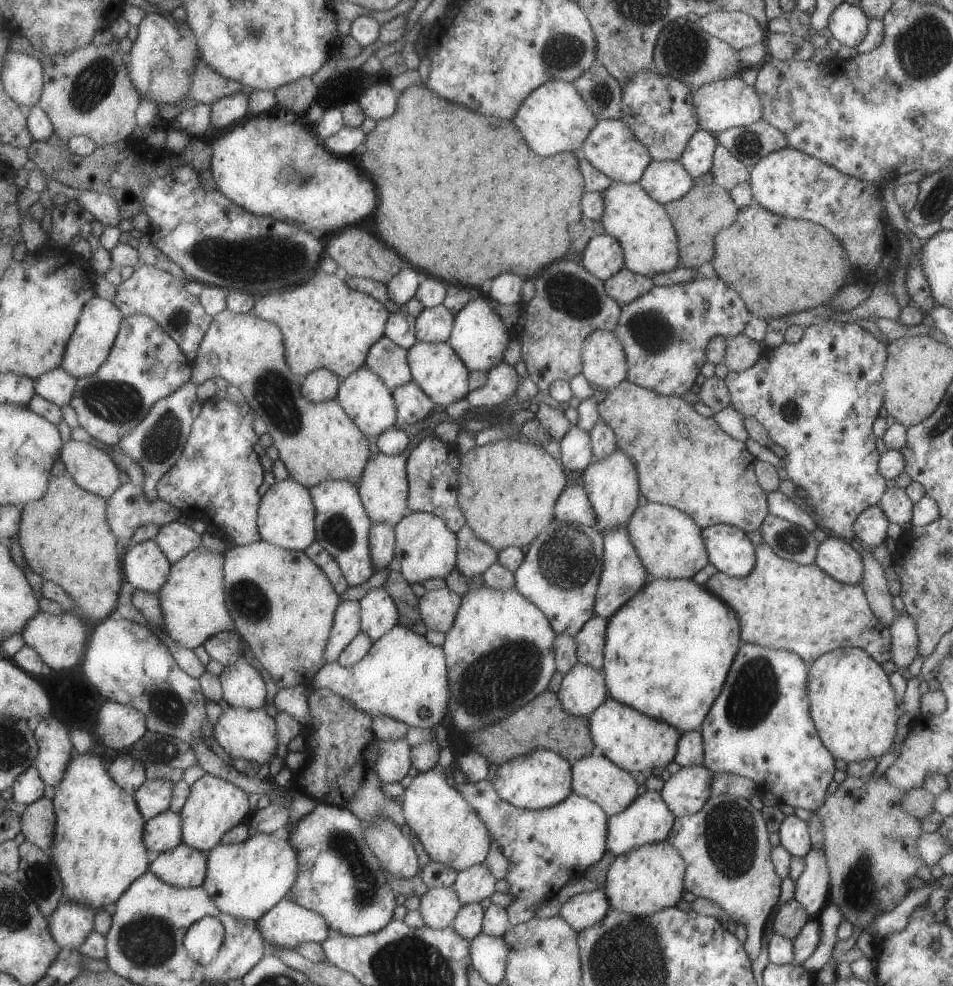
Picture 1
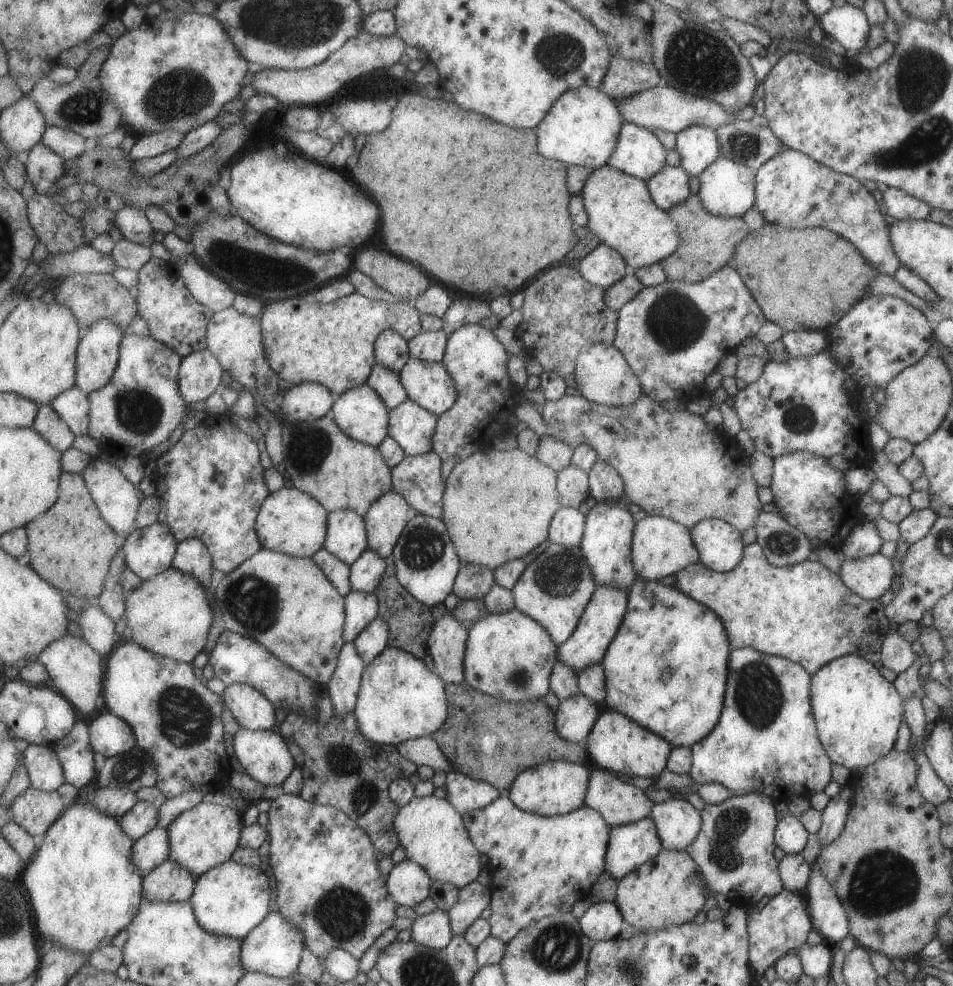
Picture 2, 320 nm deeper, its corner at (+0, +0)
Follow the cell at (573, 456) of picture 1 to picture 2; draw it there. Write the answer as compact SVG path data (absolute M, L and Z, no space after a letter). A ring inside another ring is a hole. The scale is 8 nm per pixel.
M567 465L556 474L556 489L561 507L579 508L589 495L587 473L575 465Z

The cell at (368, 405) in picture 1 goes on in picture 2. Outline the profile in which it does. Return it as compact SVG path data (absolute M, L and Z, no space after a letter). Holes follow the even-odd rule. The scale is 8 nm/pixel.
M365 382L335 398L331 417L345 436L377 447L387 435L388 408Z

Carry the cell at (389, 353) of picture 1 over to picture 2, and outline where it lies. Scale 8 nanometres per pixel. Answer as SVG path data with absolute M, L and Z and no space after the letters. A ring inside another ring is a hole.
M374 364L366 383L379 396L388 410L394 409L407 399L405 389L401 386L398 375L389 369L384 369L382 365Z

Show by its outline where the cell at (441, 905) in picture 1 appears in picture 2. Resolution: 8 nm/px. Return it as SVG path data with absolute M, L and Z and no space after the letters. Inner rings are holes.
M437 908L429 914L415 916L409 932L411 941L430 949L445 948L452 937L447 913Z

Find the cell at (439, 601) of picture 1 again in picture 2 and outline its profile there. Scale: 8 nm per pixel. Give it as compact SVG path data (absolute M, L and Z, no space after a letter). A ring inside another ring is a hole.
M447 612L432 624L426 640L436 675L449 684L464 682L463 661L468 630Z

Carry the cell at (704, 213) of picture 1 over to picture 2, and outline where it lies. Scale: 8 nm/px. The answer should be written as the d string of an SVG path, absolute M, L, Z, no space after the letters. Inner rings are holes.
M690 194L683 202L666 211L677 225L681 240L673 253L658 262L670 281L699 283L705 280L709 275L729 264L734 255L735 245L749 231L742 218L718 217L708 213L701 206L696 194Z

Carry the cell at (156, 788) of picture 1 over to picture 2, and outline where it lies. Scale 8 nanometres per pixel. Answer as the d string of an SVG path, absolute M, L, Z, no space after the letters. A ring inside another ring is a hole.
M138 802L123 818L123 830L134 840L139 840L159 824L159 809L148 802Z

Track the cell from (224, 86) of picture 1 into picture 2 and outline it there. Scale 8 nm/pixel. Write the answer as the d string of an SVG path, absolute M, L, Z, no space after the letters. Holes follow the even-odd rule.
M359 31L357 36L348 38L329 56L306 69L263 69L251 81L257 93L270 94L278 102L288 107L313 106L313 102L325 102L335 96L335 92L346 82L377 68L389 67L398 62L406 44L396 35L373 36L367 31Z

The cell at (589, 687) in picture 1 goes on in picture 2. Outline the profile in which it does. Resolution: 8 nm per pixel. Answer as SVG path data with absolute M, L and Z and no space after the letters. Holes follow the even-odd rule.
M581 694L558 703L554 713L554 727L557 734L569 742L584 744L601 709Z

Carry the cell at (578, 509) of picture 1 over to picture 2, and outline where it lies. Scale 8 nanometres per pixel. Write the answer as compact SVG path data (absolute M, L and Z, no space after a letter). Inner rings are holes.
M560 506L549 521L548 541L565 548L578 547L585 520L586 518L577 509Z

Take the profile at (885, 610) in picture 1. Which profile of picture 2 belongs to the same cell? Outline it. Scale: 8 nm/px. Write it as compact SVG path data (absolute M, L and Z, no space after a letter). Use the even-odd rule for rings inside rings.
M894 631L888 633L880 646L880 661L882 666L889 668L896 675L905 672L916 655L911 651L910 644Z

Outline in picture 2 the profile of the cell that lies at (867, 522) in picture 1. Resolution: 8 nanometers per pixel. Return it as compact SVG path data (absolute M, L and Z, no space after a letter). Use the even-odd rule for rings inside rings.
M865 520L862 524L851 527L849 534L841 544L840 551L845 559L861 558L877 553L883 541L875 531L873 521Z

